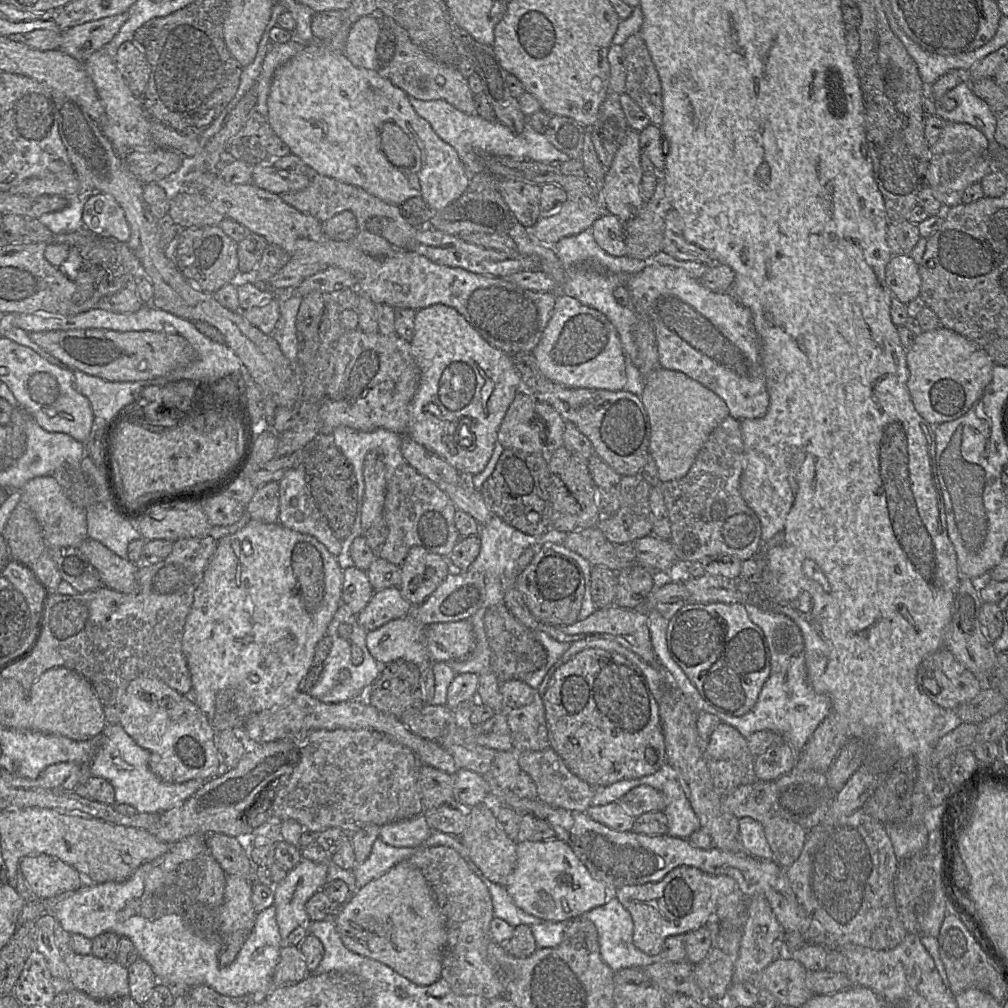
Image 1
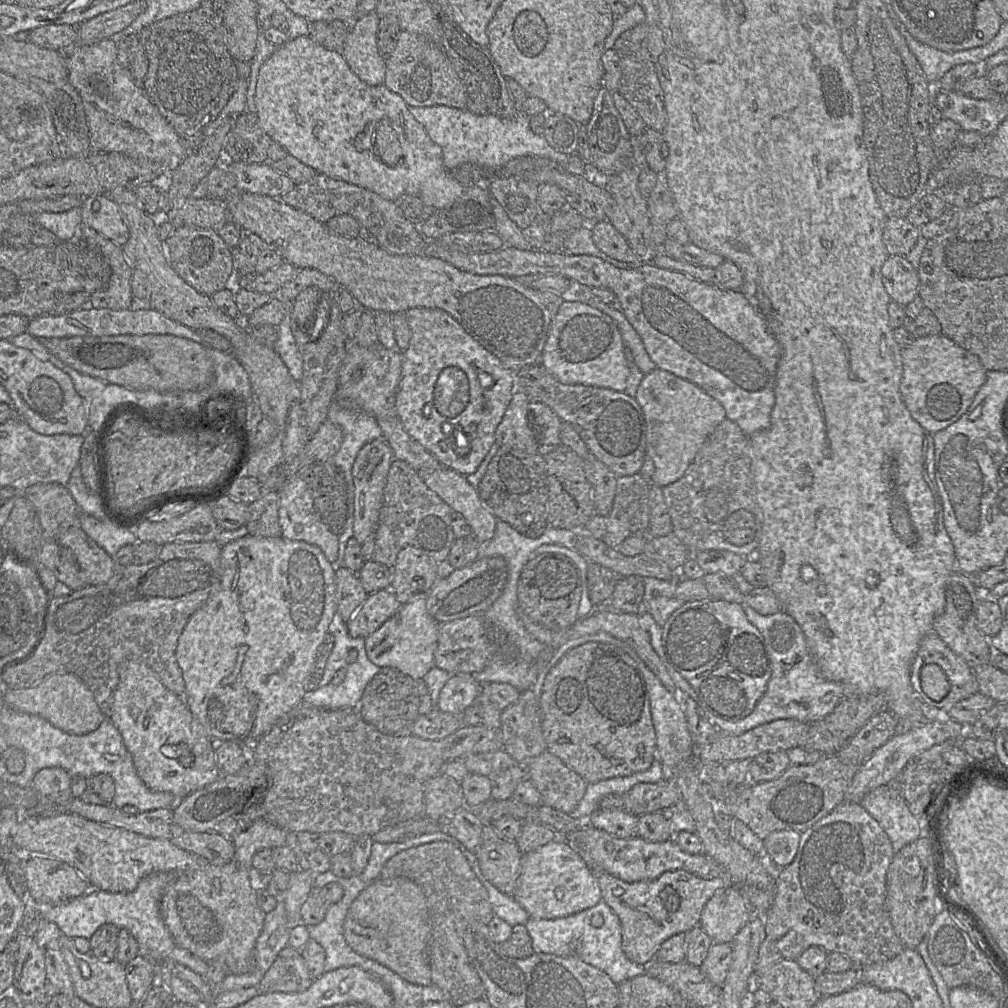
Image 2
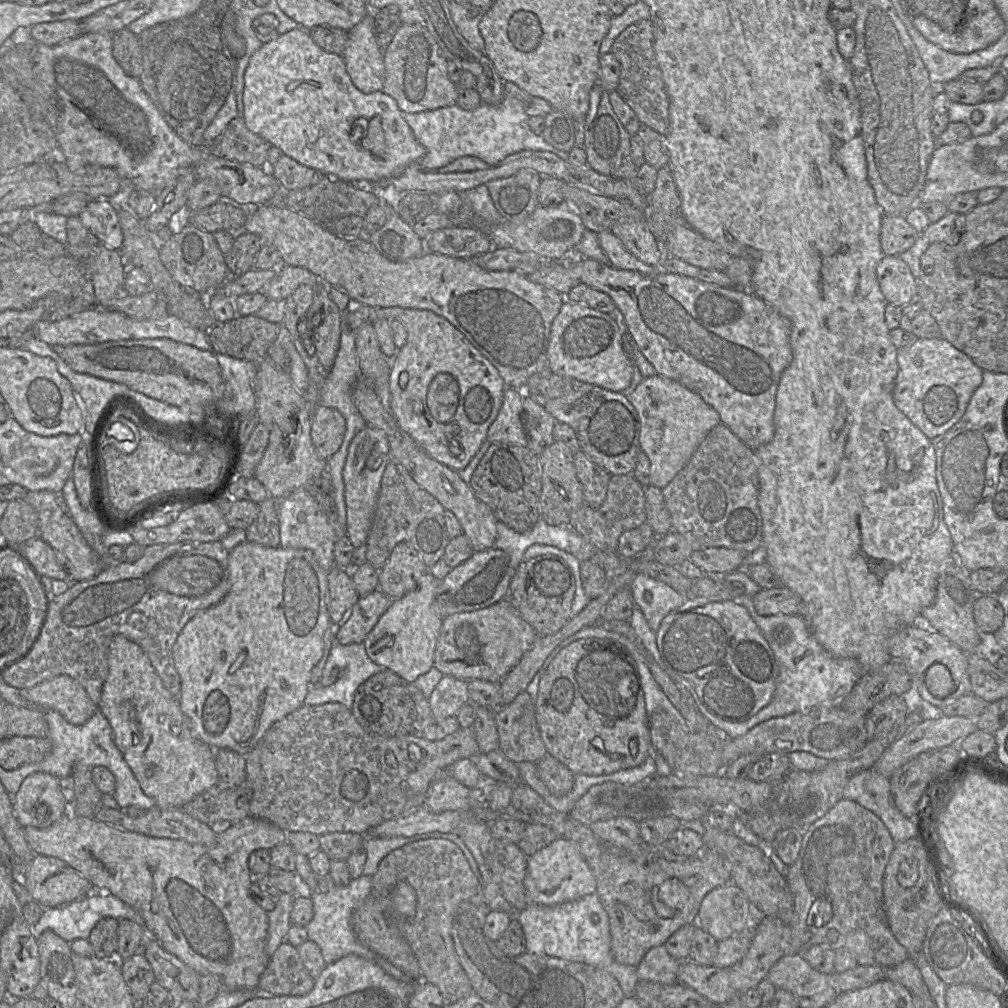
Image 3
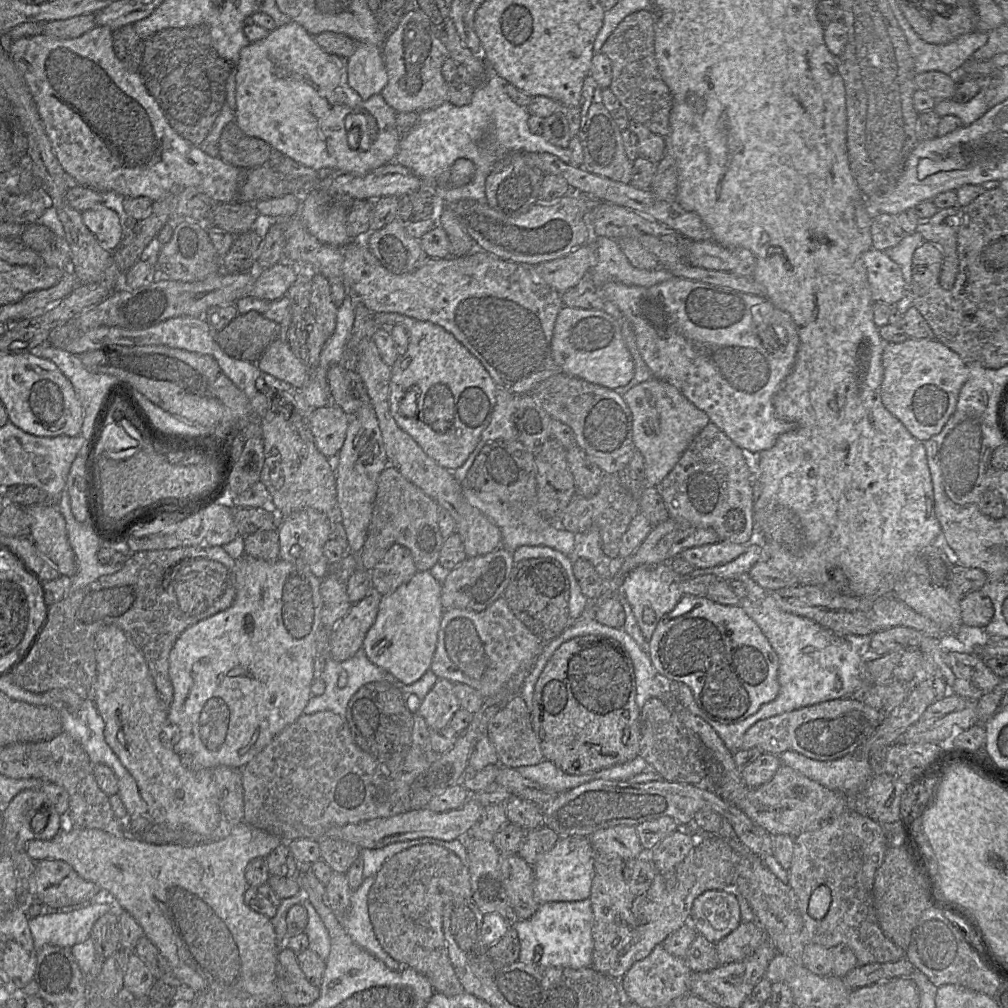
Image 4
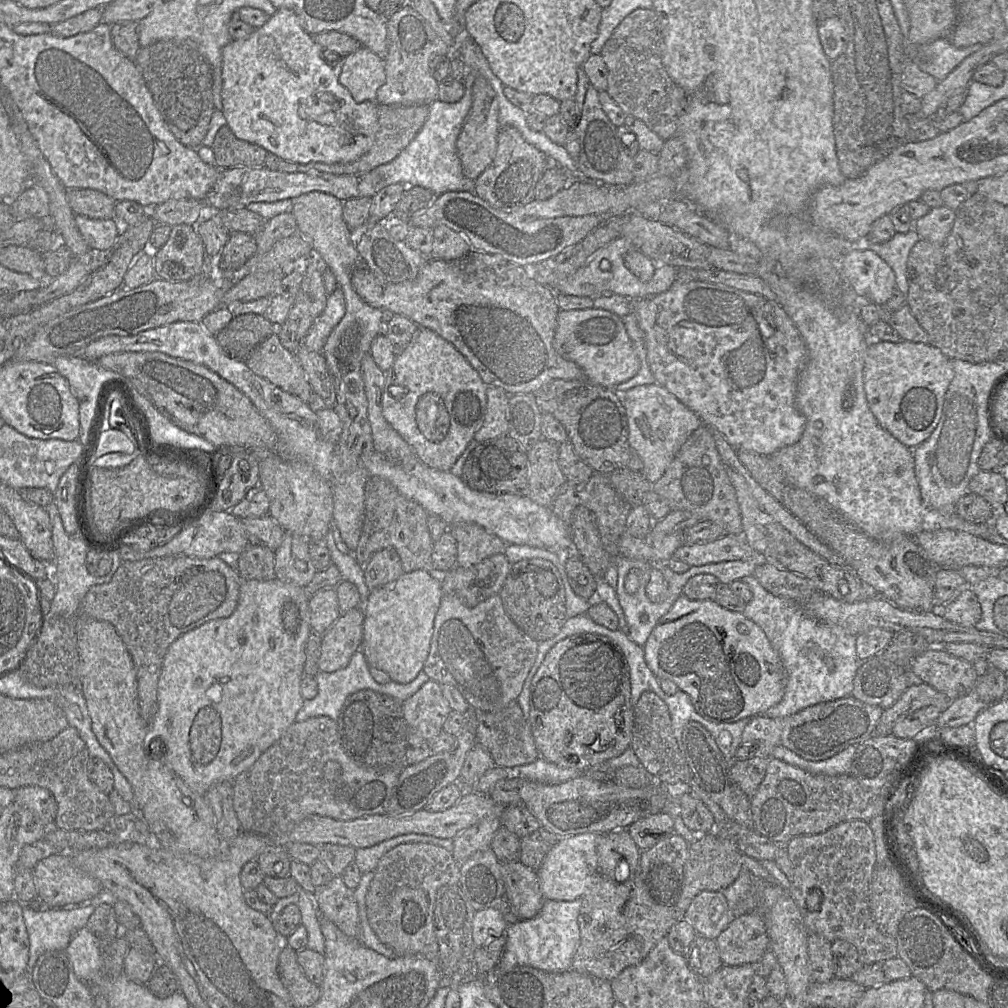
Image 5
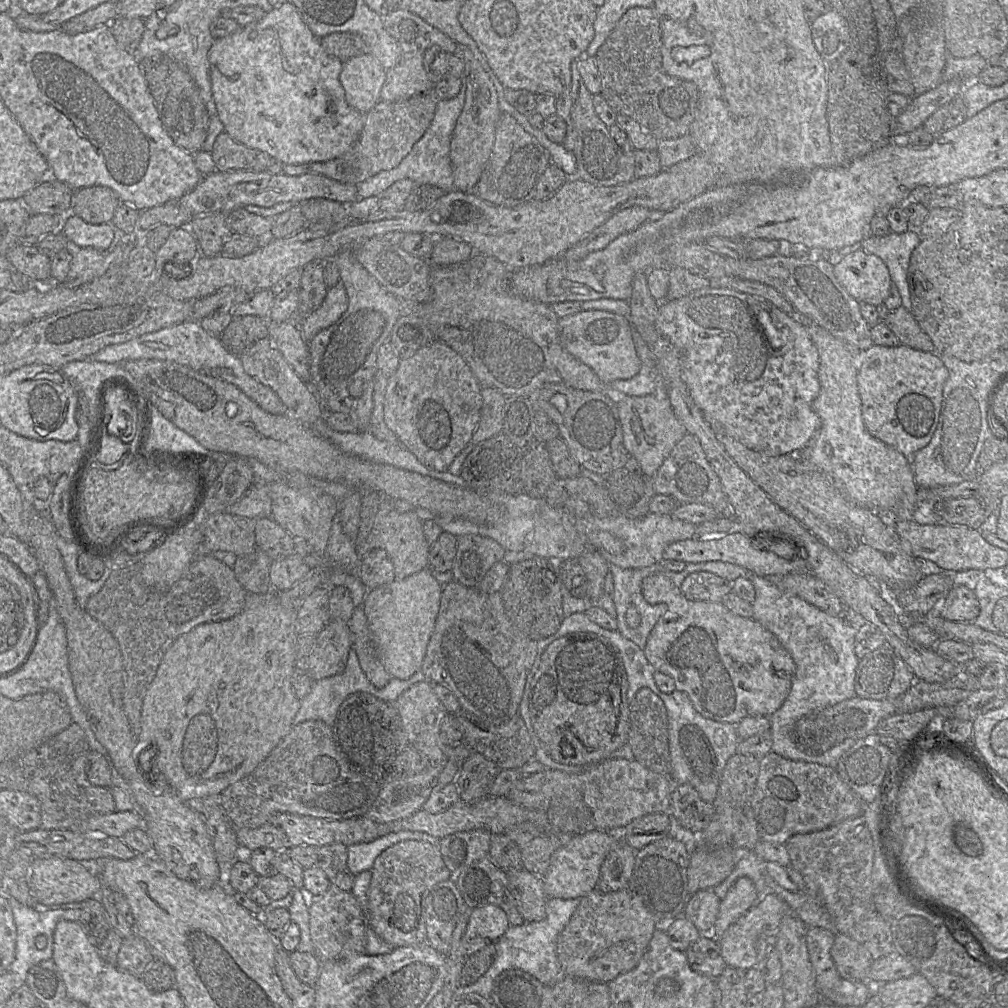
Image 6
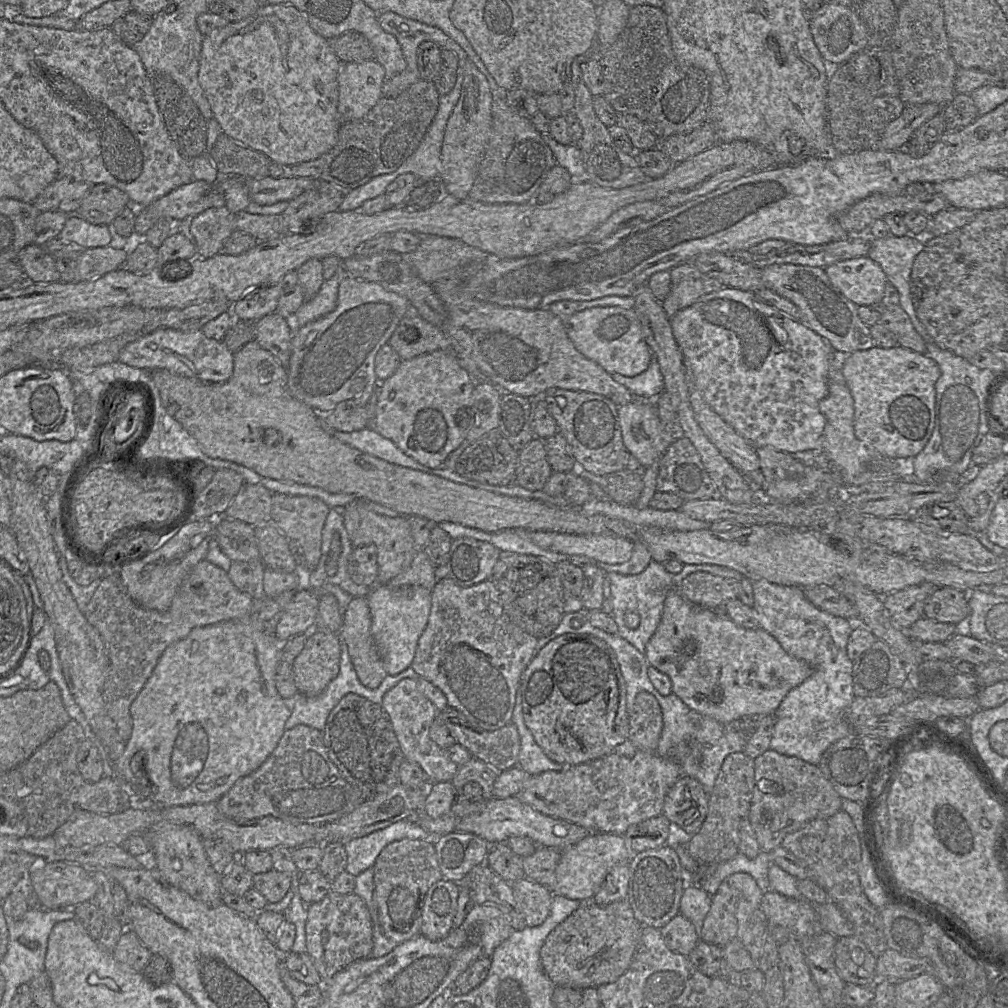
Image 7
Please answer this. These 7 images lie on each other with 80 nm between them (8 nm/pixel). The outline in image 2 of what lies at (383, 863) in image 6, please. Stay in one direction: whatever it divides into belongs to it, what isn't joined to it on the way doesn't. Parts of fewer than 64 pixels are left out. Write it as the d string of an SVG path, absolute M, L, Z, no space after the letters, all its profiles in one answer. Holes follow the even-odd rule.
M434 841L403 850L383 866L380 879L405 877L423 891L428 911L427 955L431 983L440 988L455 1006L484 998L480 977L470 965L463 944L463 934L470 922L493 914L487 890L477 879L460 850L448 841Z

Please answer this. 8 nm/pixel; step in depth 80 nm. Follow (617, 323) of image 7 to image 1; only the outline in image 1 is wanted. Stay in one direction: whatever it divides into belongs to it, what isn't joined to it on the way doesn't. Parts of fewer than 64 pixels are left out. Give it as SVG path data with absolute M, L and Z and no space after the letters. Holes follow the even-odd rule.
M557 295L552 316L533 355L544 376L565 387L625 389L625 352L616 328L603 313L569 295Z

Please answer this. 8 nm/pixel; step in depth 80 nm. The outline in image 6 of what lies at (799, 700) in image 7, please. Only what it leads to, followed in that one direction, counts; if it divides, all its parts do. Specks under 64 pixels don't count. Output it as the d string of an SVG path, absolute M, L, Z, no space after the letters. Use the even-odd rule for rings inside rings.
M750 576L749 580L755 590L755 599L751 604L753 609L752 619L757 621L764 629L771 632L778 639L796 666L788 696L784 700L782 706L768 717L771 724L770 732L772 735L771 751L789 760L805 761L835 768L840 757L857 741L845 740L843 743L832 747L823 754L808 755L796 747L792 740L792 730L795 724L809 713L830 707L856 696L854 679L859 662L859 659L854 652L856 628L842 617L831 616L808 604L801 598L793 594L783 592L767 578Z

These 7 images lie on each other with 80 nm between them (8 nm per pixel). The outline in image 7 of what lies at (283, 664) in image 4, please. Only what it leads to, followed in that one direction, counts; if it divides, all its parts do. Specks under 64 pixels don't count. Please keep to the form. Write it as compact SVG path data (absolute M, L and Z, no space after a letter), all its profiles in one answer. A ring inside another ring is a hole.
M234 619L216 624L199 626L184 638L170 644L162 653L144 687L132 702L130 713L133 720L131 736L126 740L125 757L132 758L139 775L144 773L150 781L150 804L183 806L217 802L240 778L256 770L274 751L285 732L285 723L292 714L289 703L276 688L276 669L282 660L281 645L273 633L267 632L260 622L253 619Z

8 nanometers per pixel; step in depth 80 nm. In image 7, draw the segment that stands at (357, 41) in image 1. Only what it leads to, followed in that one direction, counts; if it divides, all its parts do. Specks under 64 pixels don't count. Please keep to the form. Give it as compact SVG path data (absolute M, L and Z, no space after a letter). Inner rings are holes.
M376 60L343 64L338 75L338 114L342 122L364 117L382 98L382 86L387 76Z

